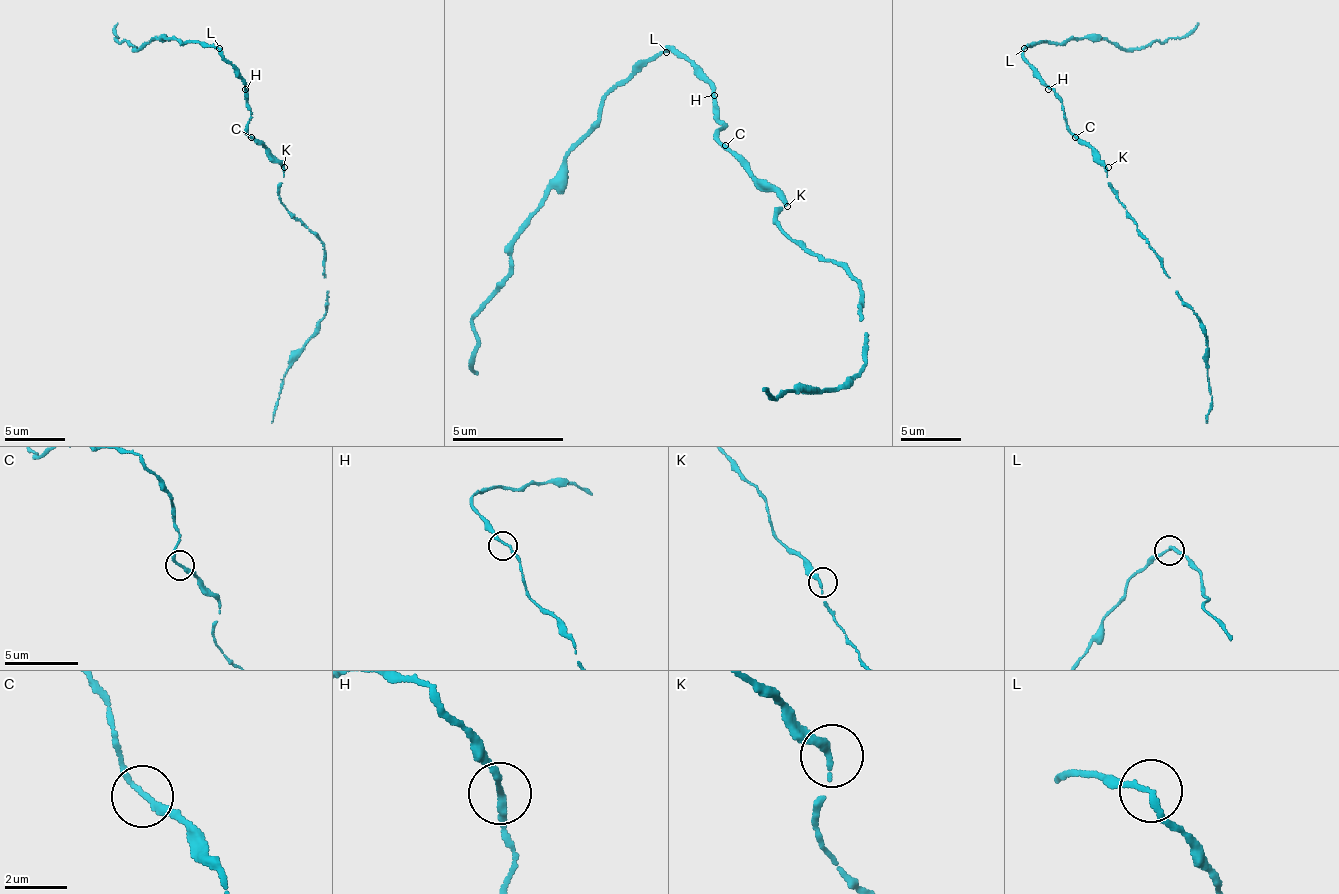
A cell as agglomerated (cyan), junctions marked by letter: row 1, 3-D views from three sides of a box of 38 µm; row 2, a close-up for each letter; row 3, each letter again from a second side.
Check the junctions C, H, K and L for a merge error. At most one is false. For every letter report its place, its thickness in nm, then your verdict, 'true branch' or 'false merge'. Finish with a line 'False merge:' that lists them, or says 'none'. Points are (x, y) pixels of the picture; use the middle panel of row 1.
C: at (725, 145); 190 nm thick; true branch
H: at (714, 95); 190 nm thick; true branch
K: at (787, 206); 200 nm thick; true branch
L: at (666, 52); 190 nm thick; false merge
False merge: L

